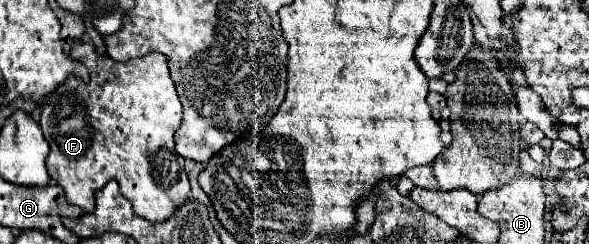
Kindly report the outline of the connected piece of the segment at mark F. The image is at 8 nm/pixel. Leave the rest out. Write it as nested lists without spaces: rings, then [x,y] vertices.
[[[75,43],[73,59],[81,61],[91,75],[89,83],[81,83],[69,77],[55,93],[51,93],[41,107],[41,129],[51,145],[47,157],[47,171],[51,181],[55,181],[71,205],[83,209],[83,213],[95,211],[95,193],[105,187],[107,181],[115,179],[121,187],[121,195],[133,205],[133,211],[151,221],[167,221],[177,207],[189,199],[189,179],[183,171],[183,157],[177,155],[173,145],[173,135],[181,127],[183,109],[177,97],[175,85],[169,77],[167,59],[161,53],[149,53],[125,63],[117,63],[109,57],[99,57],[91,43]]]

